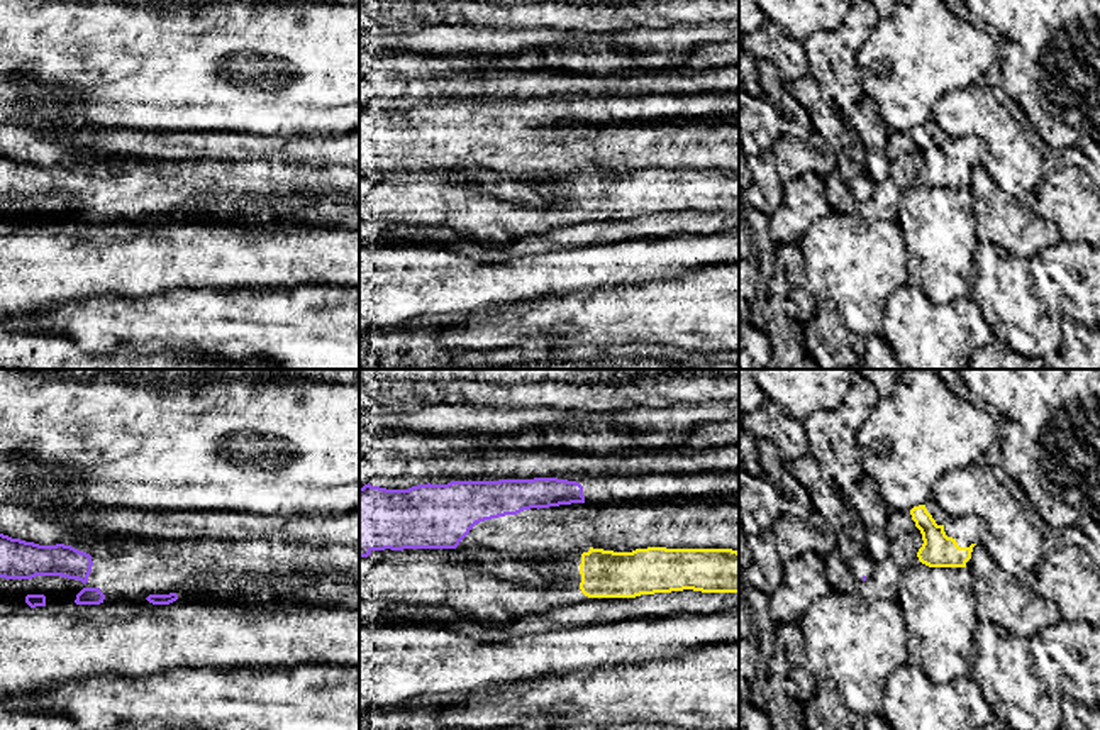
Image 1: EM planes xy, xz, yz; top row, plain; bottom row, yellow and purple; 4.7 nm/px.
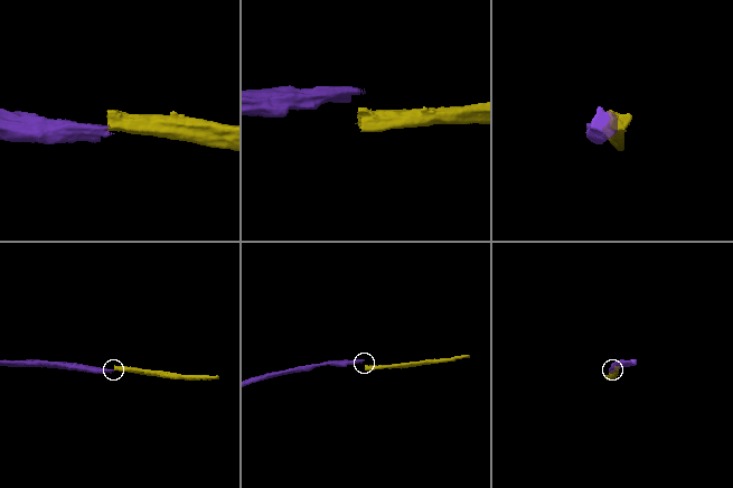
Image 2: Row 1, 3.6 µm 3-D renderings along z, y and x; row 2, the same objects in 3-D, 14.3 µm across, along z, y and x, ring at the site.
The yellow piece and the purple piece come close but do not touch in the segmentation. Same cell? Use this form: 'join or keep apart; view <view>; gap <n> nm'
keep apart; view xz; gap 220 nm

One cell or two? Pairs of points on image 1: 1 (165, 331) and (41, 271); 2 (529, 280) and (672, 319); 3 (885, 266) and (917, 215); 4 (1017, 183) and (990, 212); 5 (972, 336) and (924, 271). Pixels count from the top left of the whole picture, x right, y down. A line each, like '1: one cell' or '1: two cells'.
1: two cells
2: two cells
3: two cells
4: two cells
5: two cells

